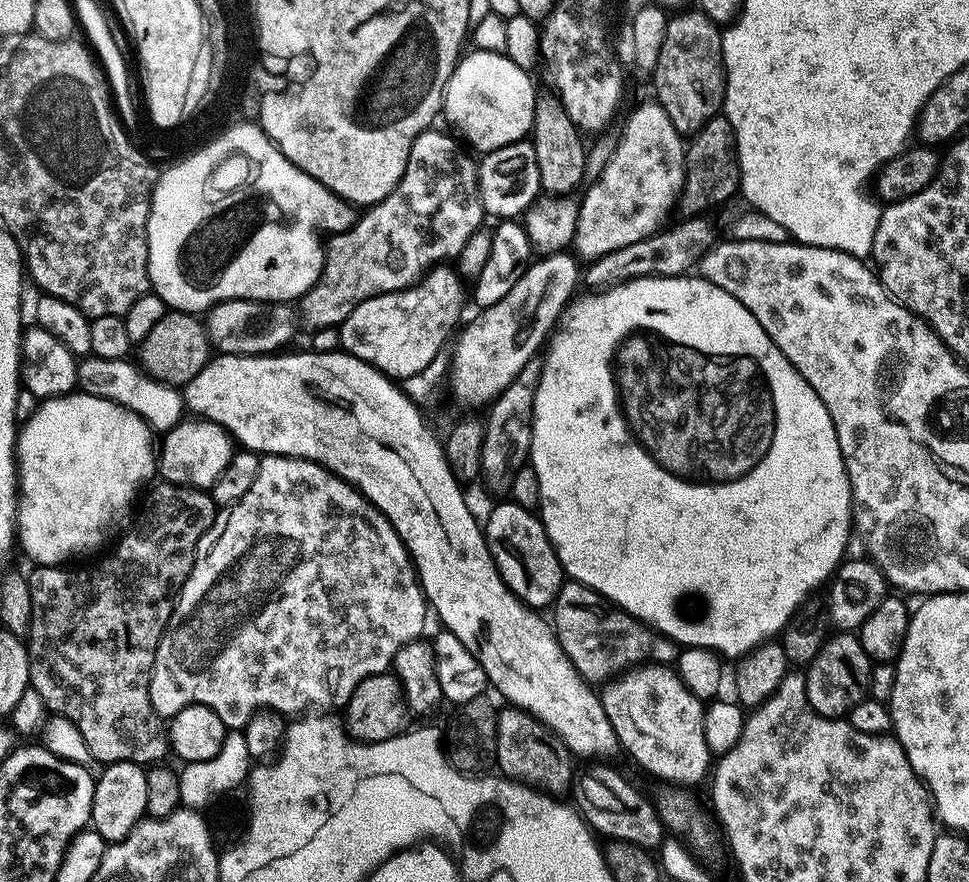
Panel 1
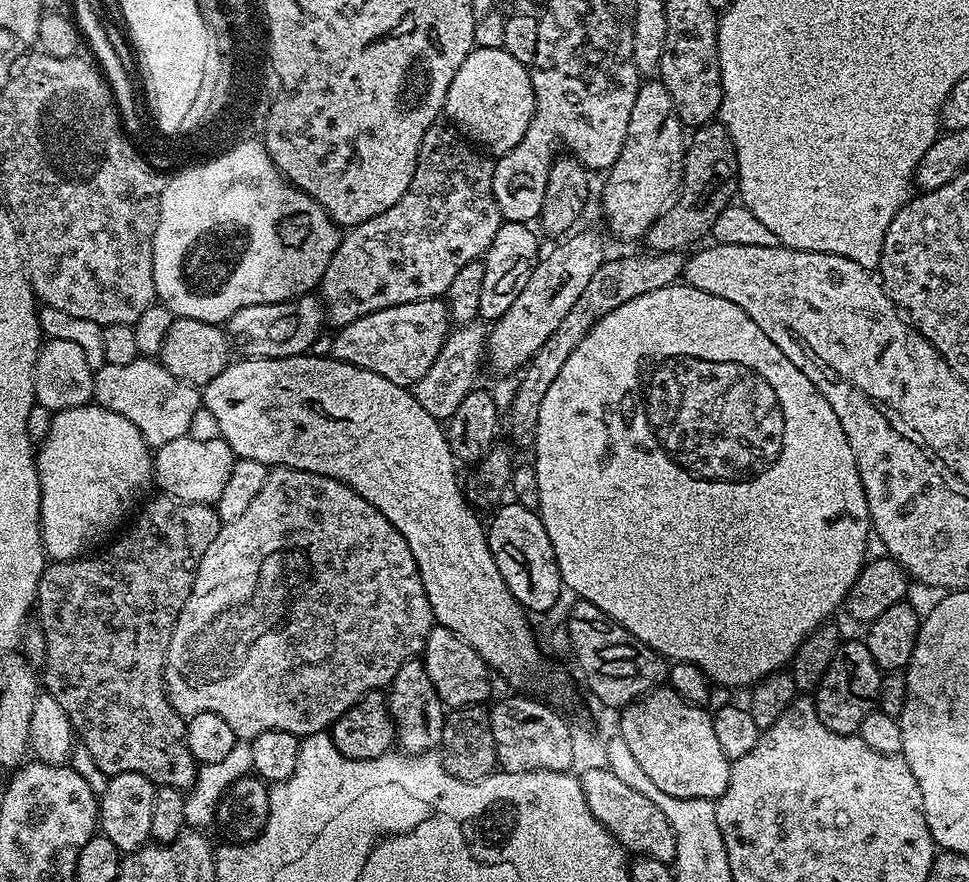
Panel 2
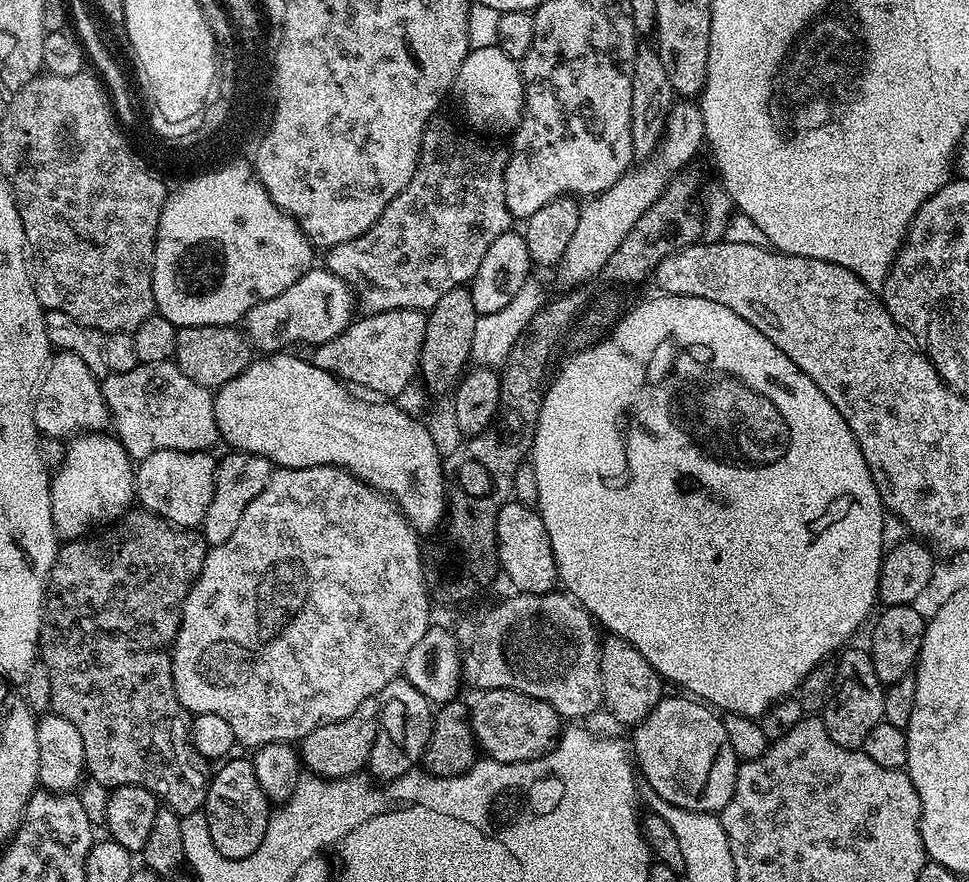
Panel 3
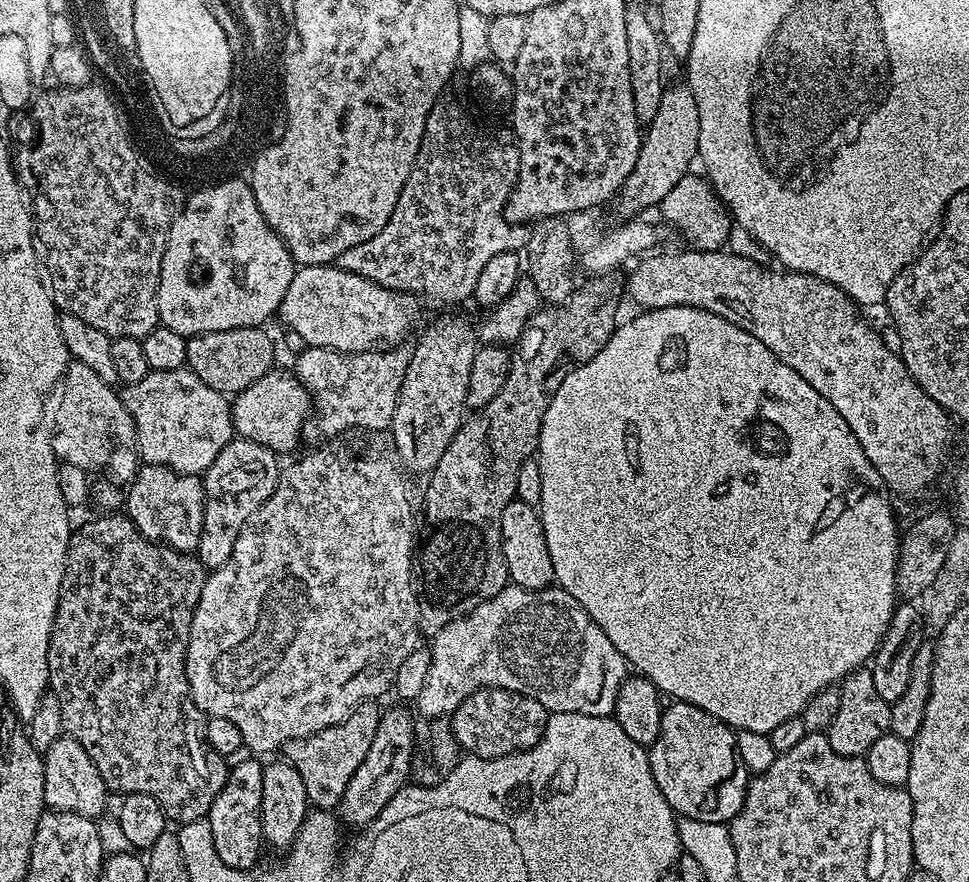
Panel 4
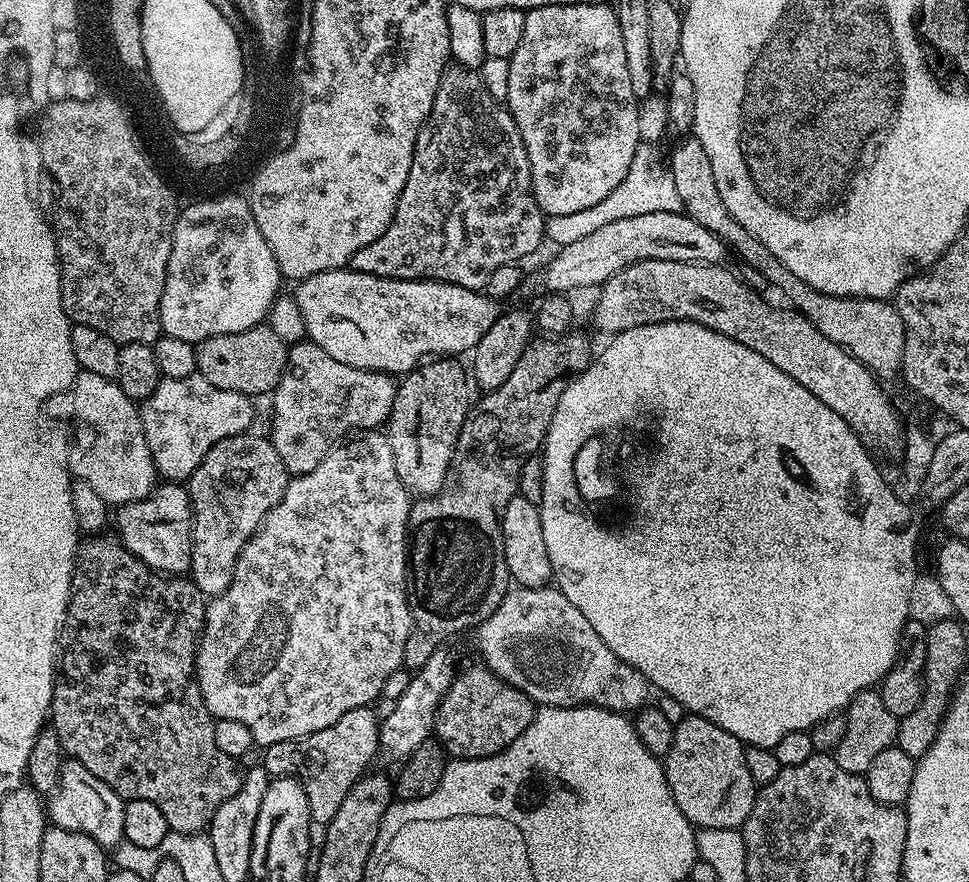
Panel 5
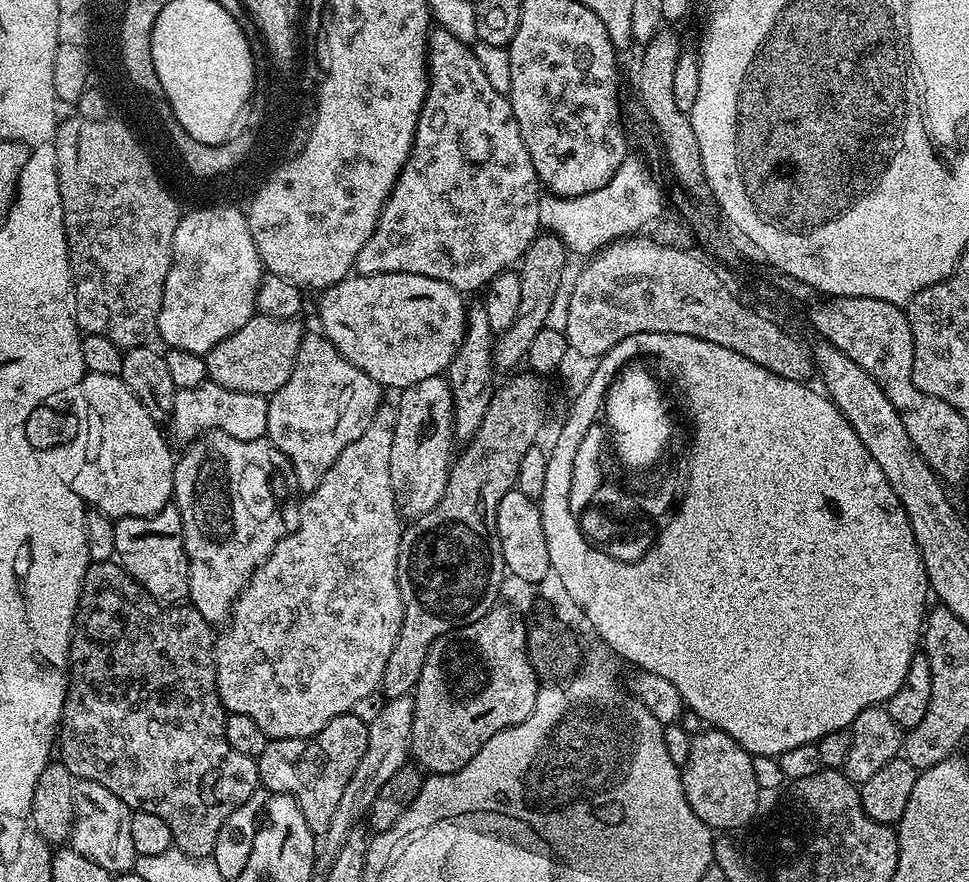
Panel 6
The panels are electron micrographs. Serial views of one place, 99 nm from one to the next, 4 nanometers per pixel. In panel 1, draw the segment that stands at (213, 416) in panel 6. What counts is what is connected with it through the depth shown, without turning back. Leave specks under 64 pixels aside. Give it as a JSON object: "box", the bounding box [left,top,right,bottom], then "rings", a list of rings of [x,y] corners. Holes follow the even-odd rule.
{"box":[76,355,185,433],"rings":[[[94,355],[83,357],[76,365],[76,382],[79,391],[88,392],[98,398],[106,398],[110,402],[118,402],[134,414],[138,414],[152,427],[153,433],[168,432],[175,424],[179,424],[185,415],[184,398],[179,387],[162,384],[160,381],[147,376],[143,368],[131,359],[115,360],[114,358],[98,358]]]}

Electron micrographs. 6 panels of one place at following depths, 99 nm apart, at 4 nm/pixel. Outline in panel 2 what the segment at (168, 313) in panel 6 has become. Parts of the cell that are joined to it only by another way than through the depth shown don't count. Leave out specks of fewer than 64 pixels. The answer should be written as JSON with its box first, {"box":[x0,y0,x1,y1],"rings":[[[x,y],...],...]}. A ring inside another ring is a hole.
{"box":[152,160,342,325],"rings":[[[216,160],[216,163],[208,164],[207,167],[196,168],[196,171],[188,172],[189,176],[179,176],[179,179],[176,179],[175,183],[172,183],[172,186],[168,188],[164,196],[164,205],[163,205],[163,219],[159,228],[156,229],[154,234],[154,250],[152,251],[152,257],[154,258],[154,286],[156,287],[156,299],[161,304],[165,304],[167,308],[172,312],[173,317],[185,316],[186,318],[198,318],[198,322],[206,322],[207,324],[218,324],[223,325],[234,313],[238,310],[242,310],[246,306],[258,306],[259,304],[277,304],[283,300],[295,300],[298,296],[303,296],[305,294],[311,293],[313,289],[317,287],[320,283],[320,279],[324,277],[324,271],[326,266],[330,266],[330,258],[334,254],[334,250],[338,250],[340,241],[342,239],[342,228],[341,225],[335,224],[333,220],[328,216],[328,213],[324,211],[324,208],[321,204],[318,203],[314,198],[310,198],[307,194],[302,191],[301,188],[296,188],[293,186],[285,187],[282,185],[282,188],[274,190],[272,194],[250,194],[250,192],[232,192],[230,190],[230,182],[232,180],[226,180],[228,174],[232,172],[224,172],[224,160]]]}

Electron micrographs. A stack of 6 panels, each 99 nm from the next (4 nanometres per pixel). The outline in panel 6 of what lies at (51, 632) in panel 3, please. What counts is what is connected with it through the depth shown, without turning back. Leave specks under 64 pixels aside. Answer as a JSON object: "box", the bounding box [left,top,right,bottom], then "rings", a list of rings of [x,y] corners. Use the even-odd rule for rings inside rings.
{"box":[58,560,261,858],"rings":[[[112,560],[89,563],[88,573],[84,579],[84,588],[80,591],[80,606],[76,626],[72,633],[72,650],[70,653],[70,675],[68,677],[68,697],[64,699],[64,715],[60,717],[58,729],[58,756],[76,777],[77,781],[93,780],[106,790],[110,790],[126,806],[137,812],[158,814],[166,826],[170,826],[172,843],[186,854],[197,858],[211,857],[218,832],[226,818],[242,806],[256,789],[261,787],[260,765],[246,754],[238,754],[230,742],[226,742],[224,717],[226,709],[220,701],[216,689],[216,657],[214,655],[214,628],[198,614],[191,603],[181,602],[175,606],[165,606],[154,599],[129,572]]]}

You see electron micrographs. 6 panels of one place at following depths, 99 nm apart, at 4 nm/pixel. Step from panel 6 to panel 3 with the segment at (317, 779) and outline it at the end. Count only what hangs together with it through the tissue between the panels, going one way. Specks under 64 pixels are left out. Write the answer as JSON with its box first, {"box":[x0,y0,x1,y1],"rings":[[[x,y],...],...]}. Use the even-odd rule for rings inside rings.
{"box":[298,699,378,780],"rings":[[[370,699],[364,700],[362,706],[358,706],[358,710],[346,718],[320,724],[299,741],[298,751],[303,767],[311,775],[322,776],[325,780],[340,780],[344,776],[357,775],[370,758],[370,750],[376,741],[377,720],[378,704],[375,699]]]}

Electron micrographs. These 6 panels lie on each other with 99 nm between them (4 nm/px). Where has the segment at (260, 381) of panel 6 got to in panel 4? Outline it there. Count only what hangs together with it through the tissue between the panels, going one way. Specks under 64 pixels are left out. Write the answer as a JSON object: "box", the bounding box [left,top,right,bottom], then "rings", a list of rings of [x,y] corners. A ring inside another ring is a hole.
{"box":[187,327,276,394],"rings":[[[263,327],[235,328],[234,330],[214,330],[197,336],[187,337],[187,369],[193,372],[206,386],[225,394],[235,394],[246,390],[258,378],[273,371],[276,360],[276,348]]]}

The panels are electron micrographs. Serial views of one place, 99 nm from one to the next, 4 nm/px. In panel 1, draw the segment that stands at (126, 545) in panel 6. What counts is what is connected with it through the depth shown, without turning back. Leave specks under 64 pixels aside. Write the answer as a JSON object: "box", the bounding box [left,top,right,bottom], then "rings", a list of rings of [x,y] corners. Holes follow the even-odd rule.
{"box":[158,418,234,490],"rings":[[[184,418],[163,433],[162,443],[158,448],[158,472],[167,483],[208,490],[218,474],[226,470],[233,451],[234,441],[220,424],[199,418]]]}

